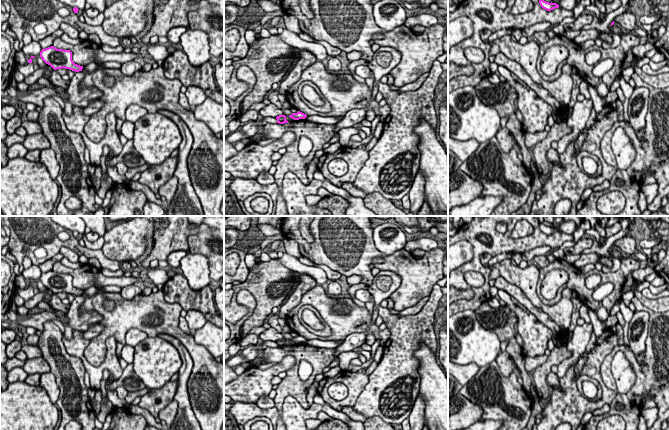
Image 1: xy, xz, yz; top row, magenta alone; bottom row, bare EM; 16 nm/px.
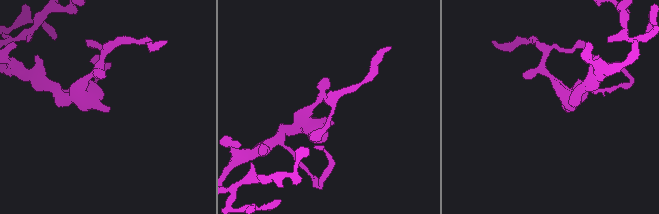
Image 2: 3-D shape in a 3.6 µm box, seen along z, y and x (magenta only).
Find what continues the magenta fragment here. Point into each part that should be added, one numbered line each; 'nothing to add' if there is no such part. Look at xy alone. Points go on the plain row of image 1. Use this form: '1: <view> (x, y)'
1: xy (26, 294)

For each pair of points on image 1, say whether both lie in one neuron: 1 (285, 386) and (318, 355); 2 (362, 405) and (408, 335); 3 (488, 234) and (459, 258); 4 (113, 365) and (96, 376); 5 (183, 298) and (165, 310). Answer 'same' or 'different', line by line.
1: same
2: same
3: different
4: same
5: different

